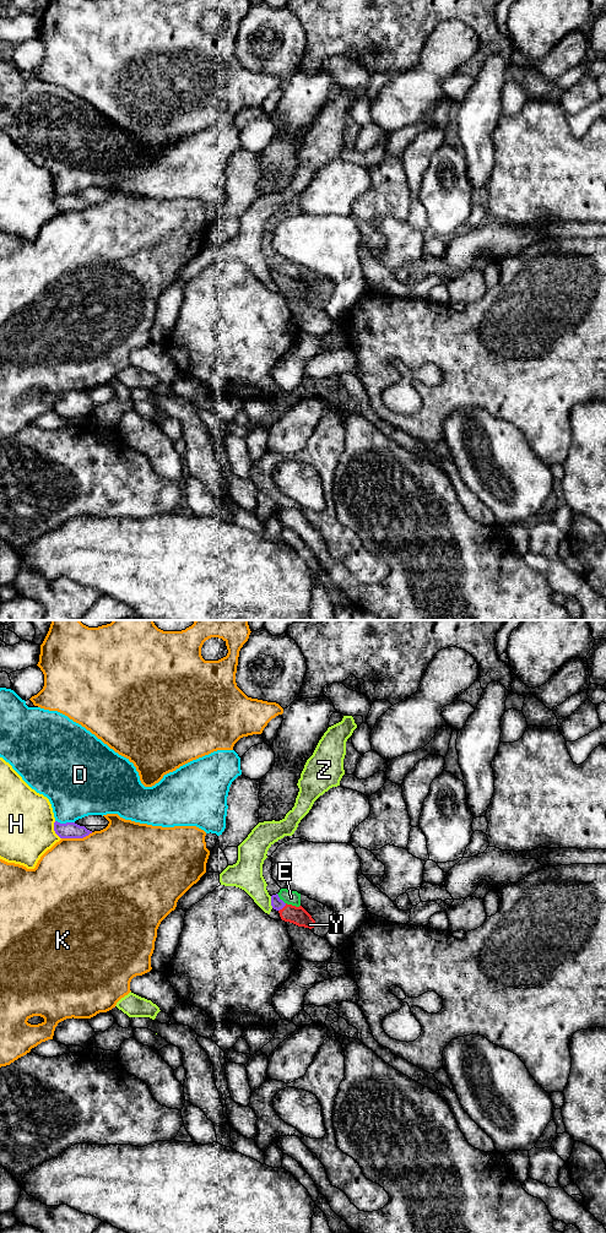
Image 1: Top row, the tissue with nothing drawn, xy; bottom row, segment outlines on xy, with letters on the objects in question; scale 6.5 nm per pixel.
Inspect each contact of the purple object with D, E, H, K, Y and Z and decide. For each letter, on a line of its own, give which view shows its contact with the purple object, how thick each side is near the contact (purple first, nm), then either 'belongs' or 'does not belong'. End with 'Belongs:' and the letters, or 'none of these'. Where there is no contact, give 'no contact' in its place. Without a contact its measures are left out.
D: meets purple in xy; 110 nm thick on the purple side, 400 nm on the other; does not belong
E: meets purple in xy; 70 nm thick on the purple side, 100 nm on the other; does not belong
H: meets purple in xy; 110 nm thick on the purple side, 360 nm on the other; does not belong
K: meets purple in xy; 110 nm thick on the purple side, 500 nm on the other; does not belong
Y: meets purple in xy; 70 nm thick on the purple side, 120 nm on the other; belongs
Z: meets purple in xy; 70 nm thick on the purple side, 200 nm on the other; does not belong
Belongs: Y

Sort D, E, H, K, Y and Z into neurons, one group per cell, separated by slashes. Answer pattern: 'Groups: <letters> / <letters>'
Groups: D / E / H / K / Y / Z

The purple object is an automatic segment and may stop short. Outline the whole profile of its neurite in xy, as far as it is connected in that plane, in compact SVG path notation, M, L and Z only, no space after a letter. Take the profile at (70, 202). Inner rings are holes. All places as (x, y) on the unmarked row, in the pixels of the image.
M58 194L54 195L54 203L60 211L83 211L92 206L85 199L75 195L60 196Z

